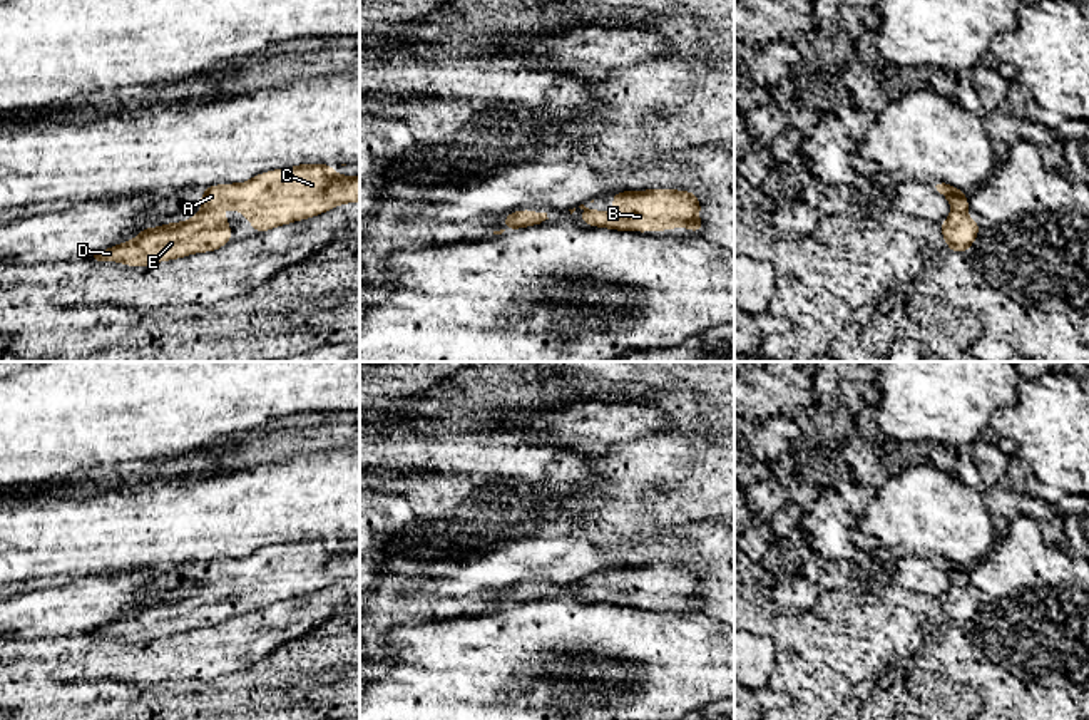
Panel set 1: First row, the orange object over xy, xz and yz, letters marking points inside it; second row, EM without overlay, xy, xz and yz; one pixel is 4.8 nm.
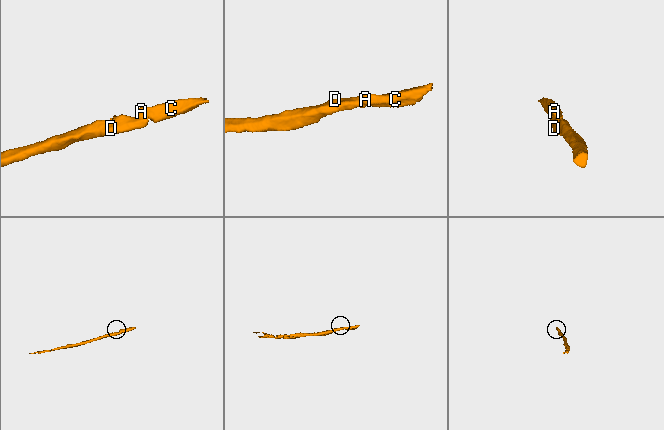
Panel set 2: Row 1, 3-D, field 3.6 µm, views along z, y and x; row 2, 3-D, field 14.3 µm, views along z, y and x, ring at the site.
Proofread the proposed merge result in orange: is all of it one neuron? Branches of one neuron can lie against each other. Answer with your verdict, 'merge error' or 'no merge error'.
no merge error

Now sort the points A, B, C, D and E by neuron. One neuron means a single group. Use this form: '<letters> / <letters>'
A B C D E

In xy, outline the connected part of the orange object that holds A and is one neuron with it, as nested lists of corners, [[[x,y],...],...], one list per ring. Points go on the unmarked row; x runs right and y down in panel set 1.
[[[299,539],[261,548],[239,559],[204,563],[199,589],[187,596],[141,604],[135,615],[110,621],[94,633],[125,641],[149,641],[231,618],[231,599],[217,583],[238,584],[256,608],[314,593],[360,576],[360,551],[335,551],[340,541]]]

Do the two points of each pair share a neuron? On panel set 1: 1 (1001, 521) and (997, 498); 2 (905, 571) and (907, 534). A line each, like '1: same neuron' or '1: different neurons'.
1: same neuron
2: different neurons

